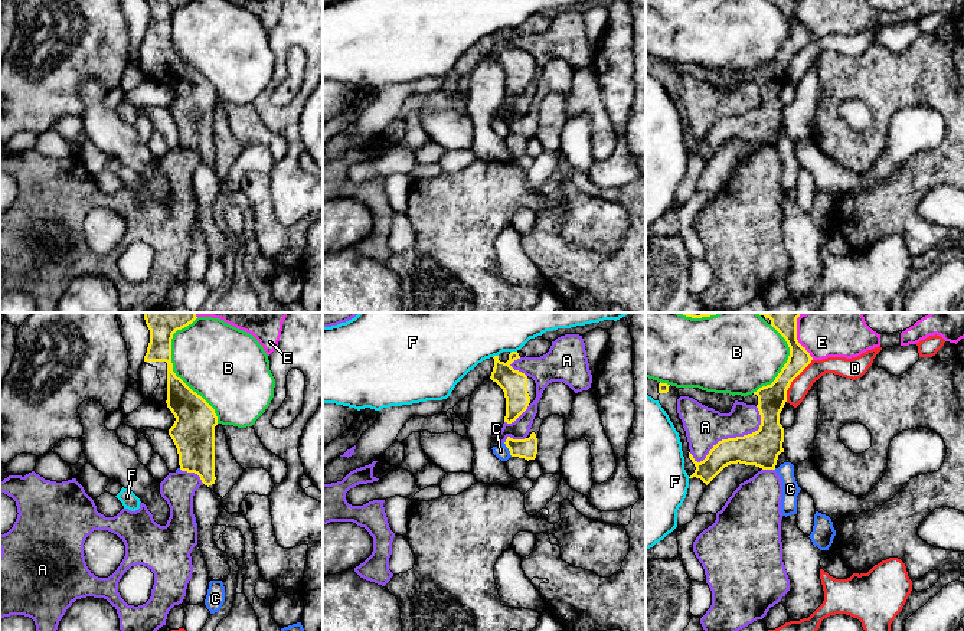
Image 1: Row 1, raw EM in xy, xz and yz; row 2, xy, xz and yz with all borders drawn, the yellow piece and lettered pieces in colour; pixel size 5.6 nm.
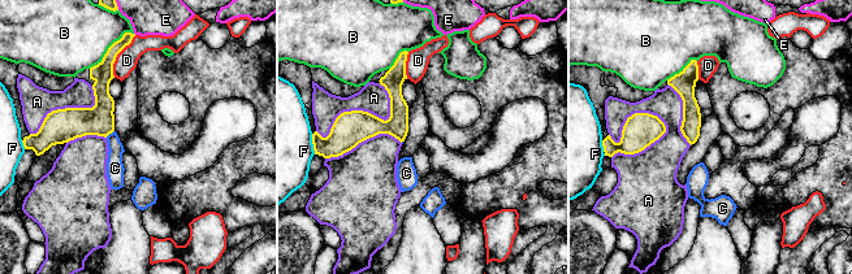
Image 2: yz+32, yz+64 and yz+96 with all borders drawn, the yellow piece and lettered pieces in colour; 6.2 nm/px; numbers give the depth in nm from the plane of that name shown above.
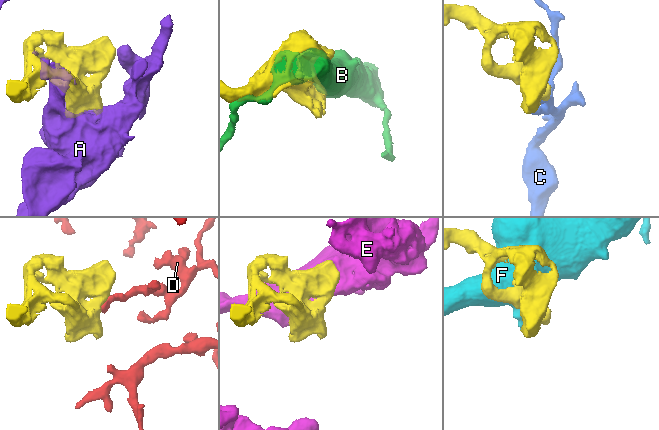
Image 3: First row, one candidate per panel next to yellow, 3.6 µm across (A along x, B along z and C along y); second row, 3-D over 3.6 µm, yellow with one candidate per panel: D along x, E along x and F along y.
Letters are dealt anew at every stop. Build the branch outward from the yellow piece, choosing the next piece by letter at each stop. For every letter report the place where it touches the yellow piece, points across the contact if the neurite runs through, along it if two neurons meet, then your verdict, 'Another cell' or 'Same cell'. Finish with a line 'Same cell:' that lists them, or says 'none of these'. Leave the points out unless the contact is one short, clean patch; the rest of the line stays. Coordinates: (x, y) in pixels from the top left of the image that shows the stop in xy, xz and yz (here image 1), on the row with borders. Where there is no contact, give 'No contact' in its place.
A: Touches yellow at yz (732, 438). Another cell
B: Touches yellow at xy (172, 369). Another cell
C: Touches yellow at xz (509, 450). Boundary: xz (505, 442), (512, 455). Another cell
D: Touches yellow at yz (793, 379). Boundary: yz (811, 359), (791, 382), (786, 401). Another cell
E: Touches yellow at yz (796, 336). Another cell
F: Touches yellow at xz (513, 352). Another cell
Same cell: none of these

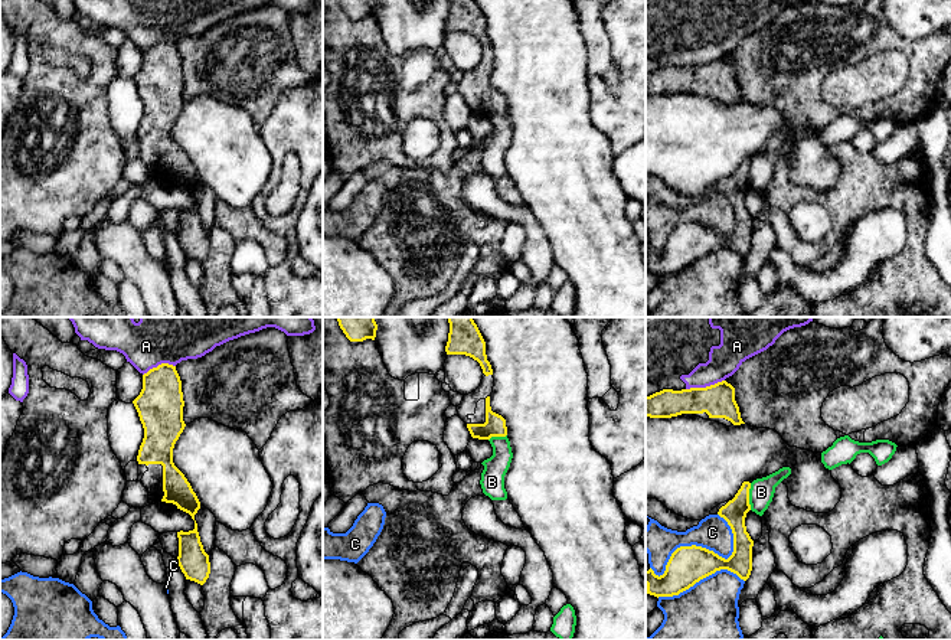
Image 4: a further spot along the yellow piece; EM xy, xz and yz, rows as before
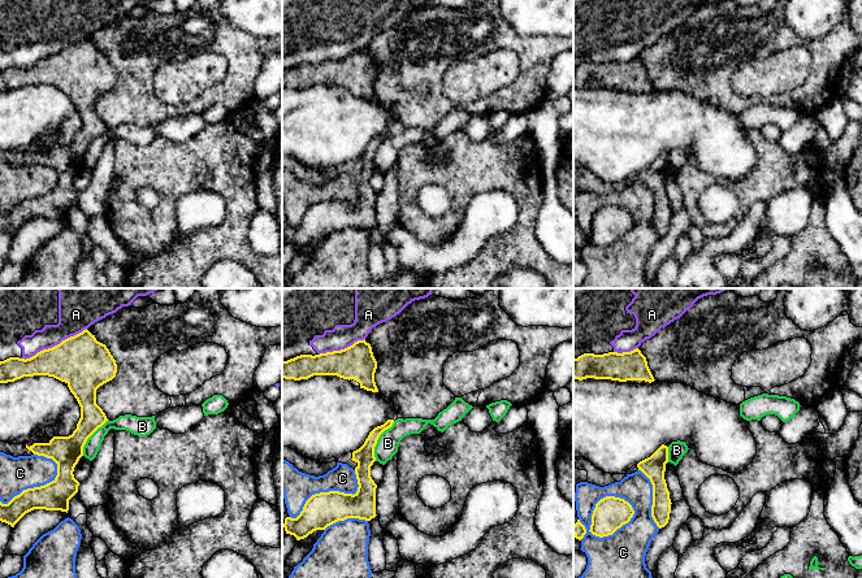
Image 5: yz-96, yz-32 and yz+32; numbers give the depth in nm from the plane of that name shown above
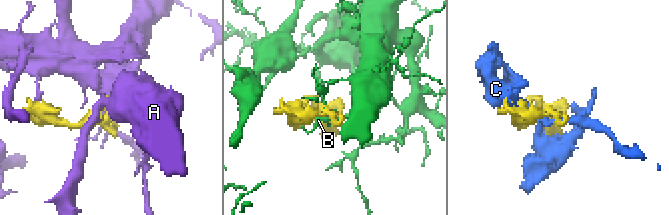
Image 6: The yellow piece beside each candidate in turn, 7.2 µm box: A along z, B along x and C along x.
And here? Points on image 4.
A: Touches yellow at yz (706, 387). Another cell
B: Touches yellow at yz (748, 496). Boundary: yz (751, 483), (749, 509). Another cell
C: Touches yellow at yz (698, 547). Another cell
Same cell: none of these

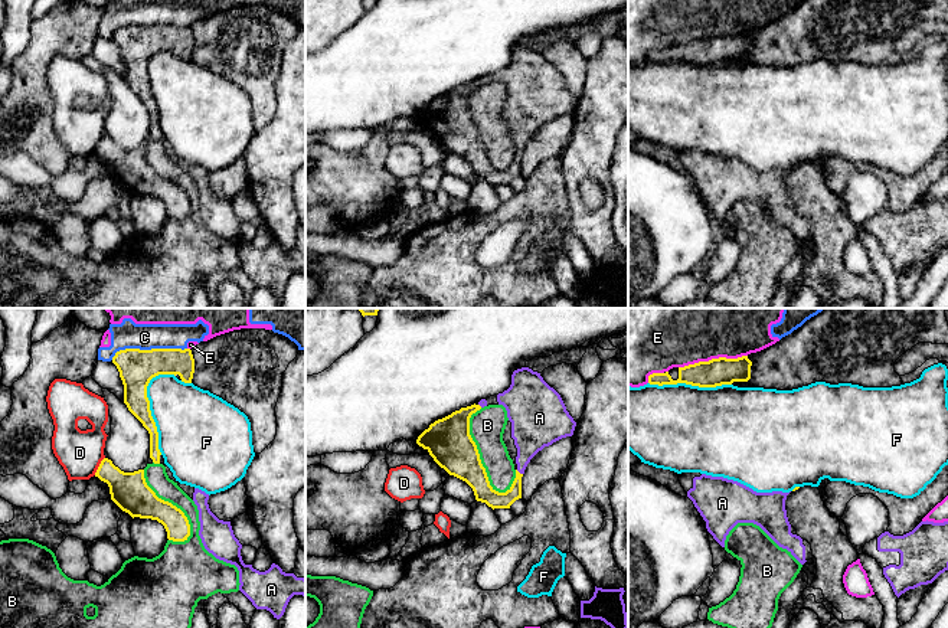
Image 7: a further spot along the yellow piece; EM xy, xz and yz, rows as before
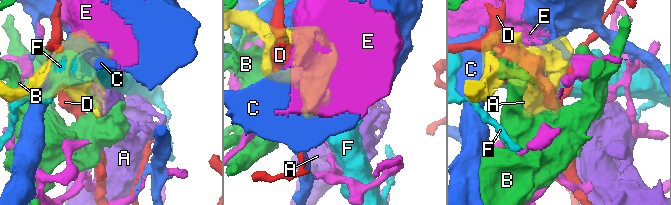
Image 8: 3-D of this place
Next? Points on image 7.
A: Touches yellow at xz (517, 471). Same cell
B: Touches yellow at xz (477, 452). Another cell
C: Touches yellow at xy (147, 350). Another cell
D: Touches yellow at xy (100, 465). Another cell
E: Touches yellow at yz (712, 359). Another cell
F: Touches yellow at xy (149, 406). Another cell
Same cell: A

